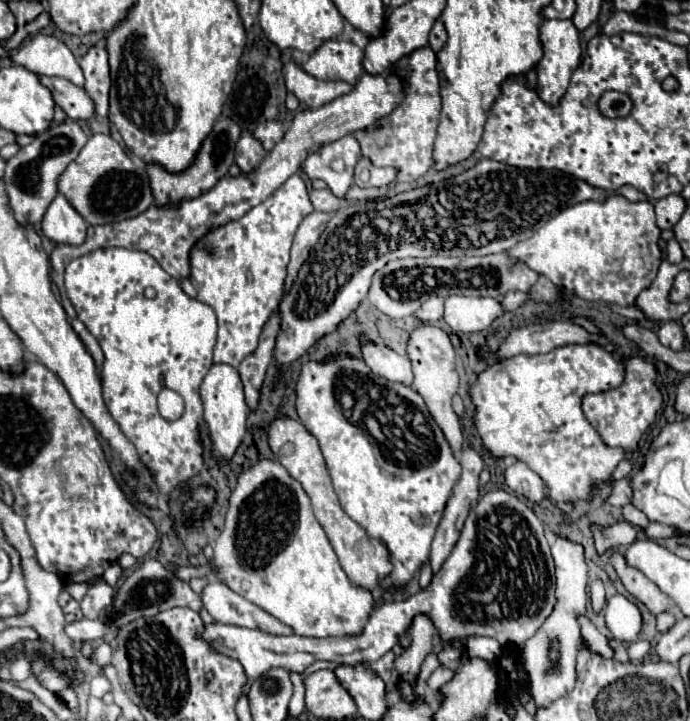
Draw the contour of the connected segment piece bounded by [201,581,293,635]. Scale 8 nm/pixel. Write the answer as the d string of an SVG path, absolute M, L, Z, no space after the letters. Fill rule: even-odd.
M211 581L201 595L205 609L213 615L215 621L219 623L229 623L229 625L239 625L239 627L249 627L249 629L261 629L271 635L291 635L293 629L261 607L249 603L235 591L231 591L225 583L221 581Z

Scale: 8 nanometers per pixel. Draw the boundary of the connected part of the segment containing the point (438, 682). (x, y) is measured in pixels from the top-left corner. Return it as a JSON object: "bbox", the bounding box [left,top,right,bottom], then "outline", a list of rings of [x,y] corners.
{"bbox":[427,667,455,689],"outline":[[[439,667],[439,669],[437,669],[437,671],[427,679],[427,685],[429,685],[431,689],[441,689],[445,683],[449,683],[449,681],[453,679],[453,675],[455,675],[453,669]]]}

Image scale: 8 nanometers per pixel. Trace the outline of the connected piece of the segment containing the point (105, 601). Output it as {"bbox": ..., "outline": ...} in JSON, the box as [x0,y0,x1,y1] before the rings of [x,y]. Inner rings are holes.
{"bbox":[81,581,115,619],"outline":[[[97,581],[91,585],[91,589],[87,591],[85,599],[81,601],[81,609],[83,615],[87,619],[95,619],[105,607],[109,607],[115,599],[115,589],[111,585],[107,585],[105,581]]]}

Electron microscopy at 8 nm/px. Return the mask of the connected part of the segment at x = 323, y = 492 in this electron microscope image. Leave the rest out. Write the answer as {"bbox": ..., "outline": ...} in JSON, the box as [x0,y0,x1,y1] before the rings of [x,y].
{"bbox":[269,417,393,591],"outline":[[[283,417],[283,419],[277,419],[277,421],[271,423],[269,445],[271,445],[277,461],[289,471],[289,475],[293,475],[303,485],[303,489],[311,497],[313,513],[315,513],[317,521],[321,523],[323,531],[327,533],[327,539],[331,541],[331,545],[333,545],[333,549],[337,553],[339,565],[343,567],[343,571],[347,573],[351,583],[355,587],[363,587],[367,591],[377,591],[381,587],[383,579],[389,577],[391,571],[393,571],[391,553],[389,553],[387,545],[381,539],[369,537],[365,533],[365,529],[359,523],[355,523],[341,509],[339,499],[337,499],[337,495],[333,491],[333,485],[331,485],[331,477],[329,477],[329,473],[325,469],[325,459],[321,455],[317,439],[313,435],[309,435],[299,421]]]}

